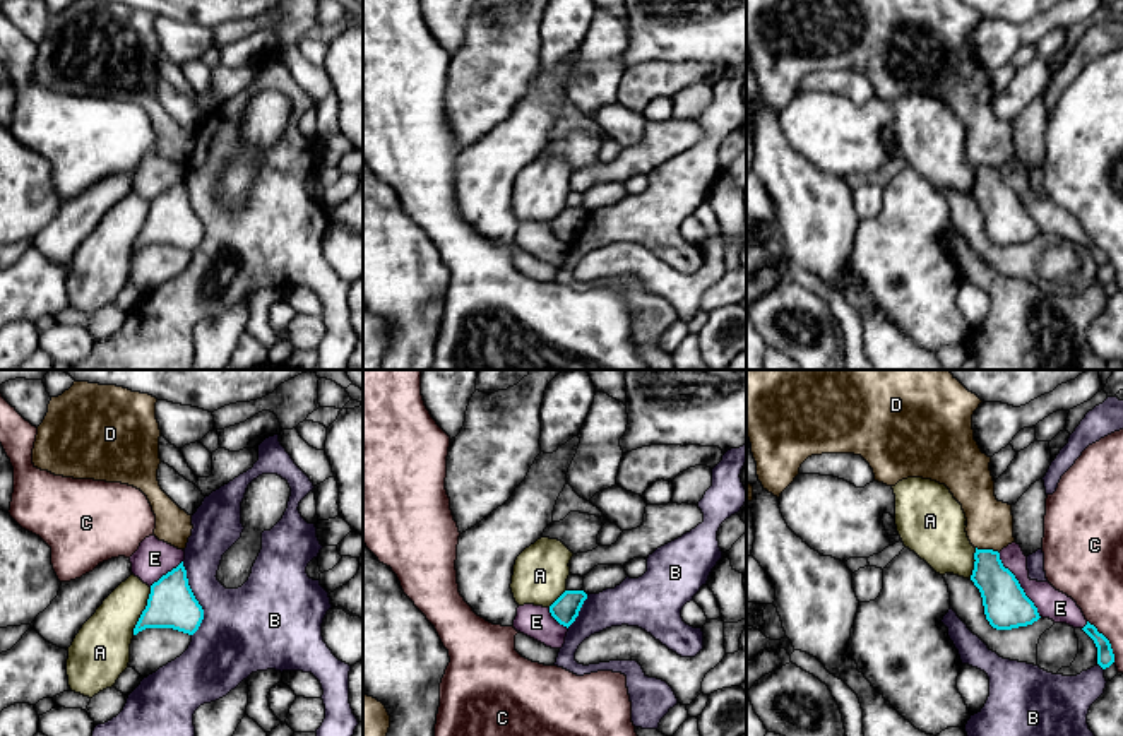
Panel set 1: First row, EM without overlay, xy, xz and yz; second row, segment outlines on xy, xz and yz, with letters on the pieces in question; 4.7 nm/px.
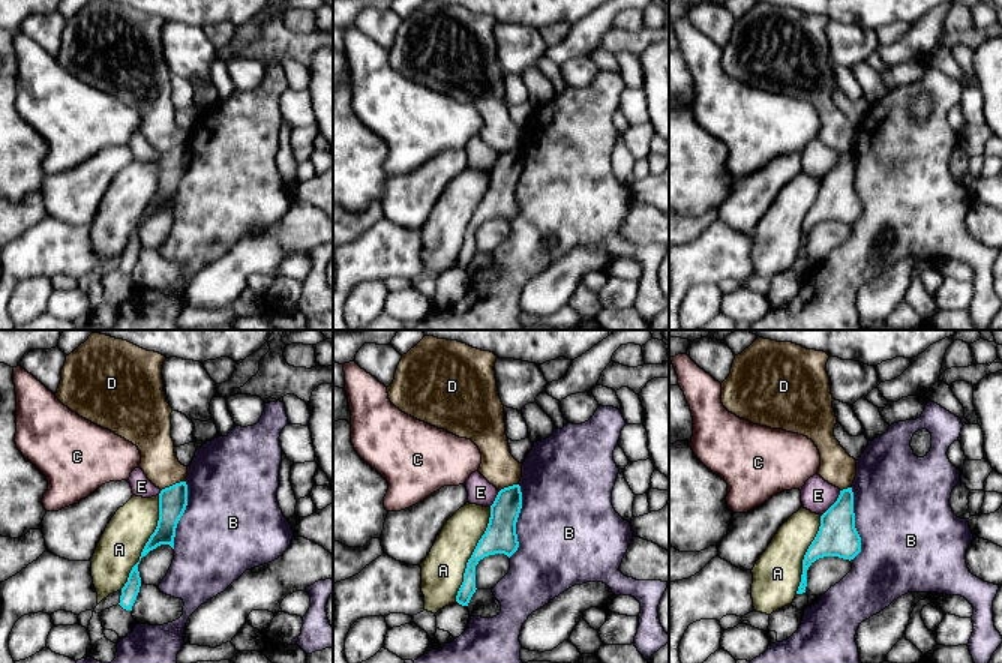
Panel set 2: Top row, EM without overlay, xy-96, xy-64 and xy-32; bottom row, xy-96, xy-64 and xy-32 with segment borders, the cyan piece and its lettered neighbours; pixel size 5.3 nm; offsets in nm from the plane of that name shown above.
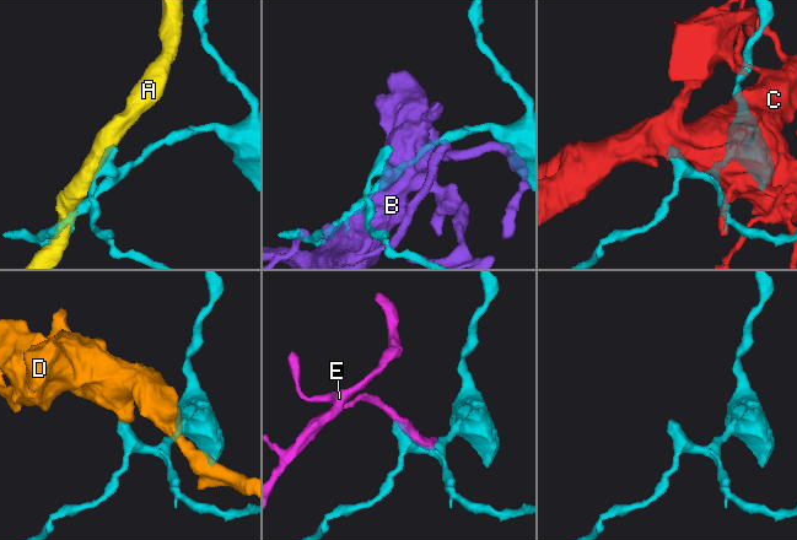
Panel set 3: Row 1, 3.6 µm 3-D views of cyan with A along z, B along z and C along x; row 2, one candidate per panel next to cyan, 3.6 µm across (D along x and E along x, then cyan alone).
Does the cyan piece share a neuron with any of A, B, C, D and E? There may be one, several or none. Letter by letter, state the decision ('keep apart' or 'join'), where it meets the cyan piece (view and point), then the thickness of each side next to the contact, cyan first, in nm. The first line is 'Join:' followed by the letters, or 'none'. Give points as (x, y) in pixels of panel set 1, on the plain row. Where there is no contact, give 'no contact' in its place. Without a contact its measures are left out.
Join: none
A: keep apart; meets cyan in xy at (142, 228); 220 nm thick on the cyan side, 260 nm on the other
B: keep apart; meets cyan in xy at (196, 216); 220 nm thick on the cyan side, 360 nm on the other
C: keep apart; meets cyan in yz at (1108, 257); 80 nm thick on the cyan side, 240 nm on the other
D: keep apart; meets cyan in yz at (988, 166); 200 nm thick on the cyan side, 220 nm on the other
E: keep apart; meets cyan in yz at (1019, 202); 200 nm thick on the cyan side, 140 nm on the other

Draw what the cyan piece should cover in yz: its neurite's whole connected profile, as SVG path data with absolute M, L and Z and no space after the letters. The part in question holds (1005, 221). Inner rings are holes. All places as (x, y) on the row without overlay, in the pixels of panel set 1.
M976 164L974 176L971 197L981 209L984 231L993 245L1012 246L1041 234L1015 192L1003 183L998 168Z

